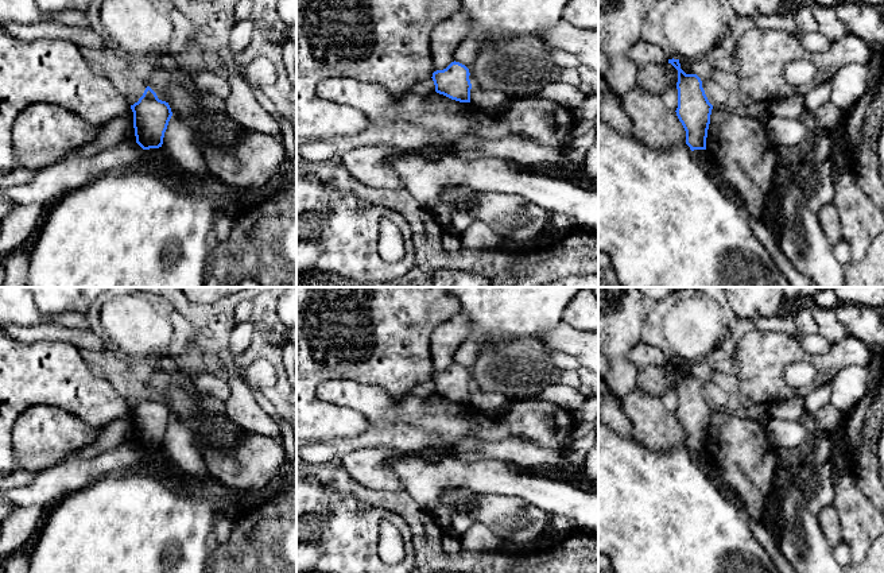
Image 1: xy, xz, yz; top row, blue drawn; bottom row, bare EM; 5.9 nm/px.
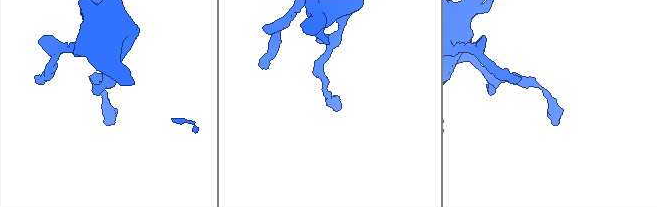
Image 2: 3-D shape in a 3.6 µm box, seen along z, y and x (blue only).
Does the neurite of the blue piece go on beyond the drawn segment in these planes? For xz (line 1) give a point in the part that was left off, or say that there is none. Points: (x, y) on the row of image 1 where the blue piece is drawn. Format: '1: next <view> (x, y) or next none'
1: next none

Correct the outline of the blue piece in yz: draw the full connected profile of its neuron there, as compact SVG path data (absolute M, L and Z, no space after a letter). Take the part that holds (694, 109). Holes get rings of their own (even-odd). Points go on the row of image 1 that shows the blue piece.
M668 59L678 70L676 116L686 131L686 144L691 151L706 150L706 138L713 105L709 102L702 81L697 74L686 74L679 59Z

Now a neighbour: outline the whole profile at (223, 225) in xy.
M220 210L214 220L214 227L212 233L213 243L221 243L228 240L232 232L232 224L233 221L228 218L222 210Z

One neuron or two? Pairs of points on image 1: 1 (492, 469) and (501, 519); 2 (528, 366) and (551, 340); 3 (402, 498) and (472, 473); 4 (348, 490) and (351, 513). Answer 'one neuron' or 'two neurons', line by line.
1: two neurons
2: two neurons
3: two neurons
4: two neurons

